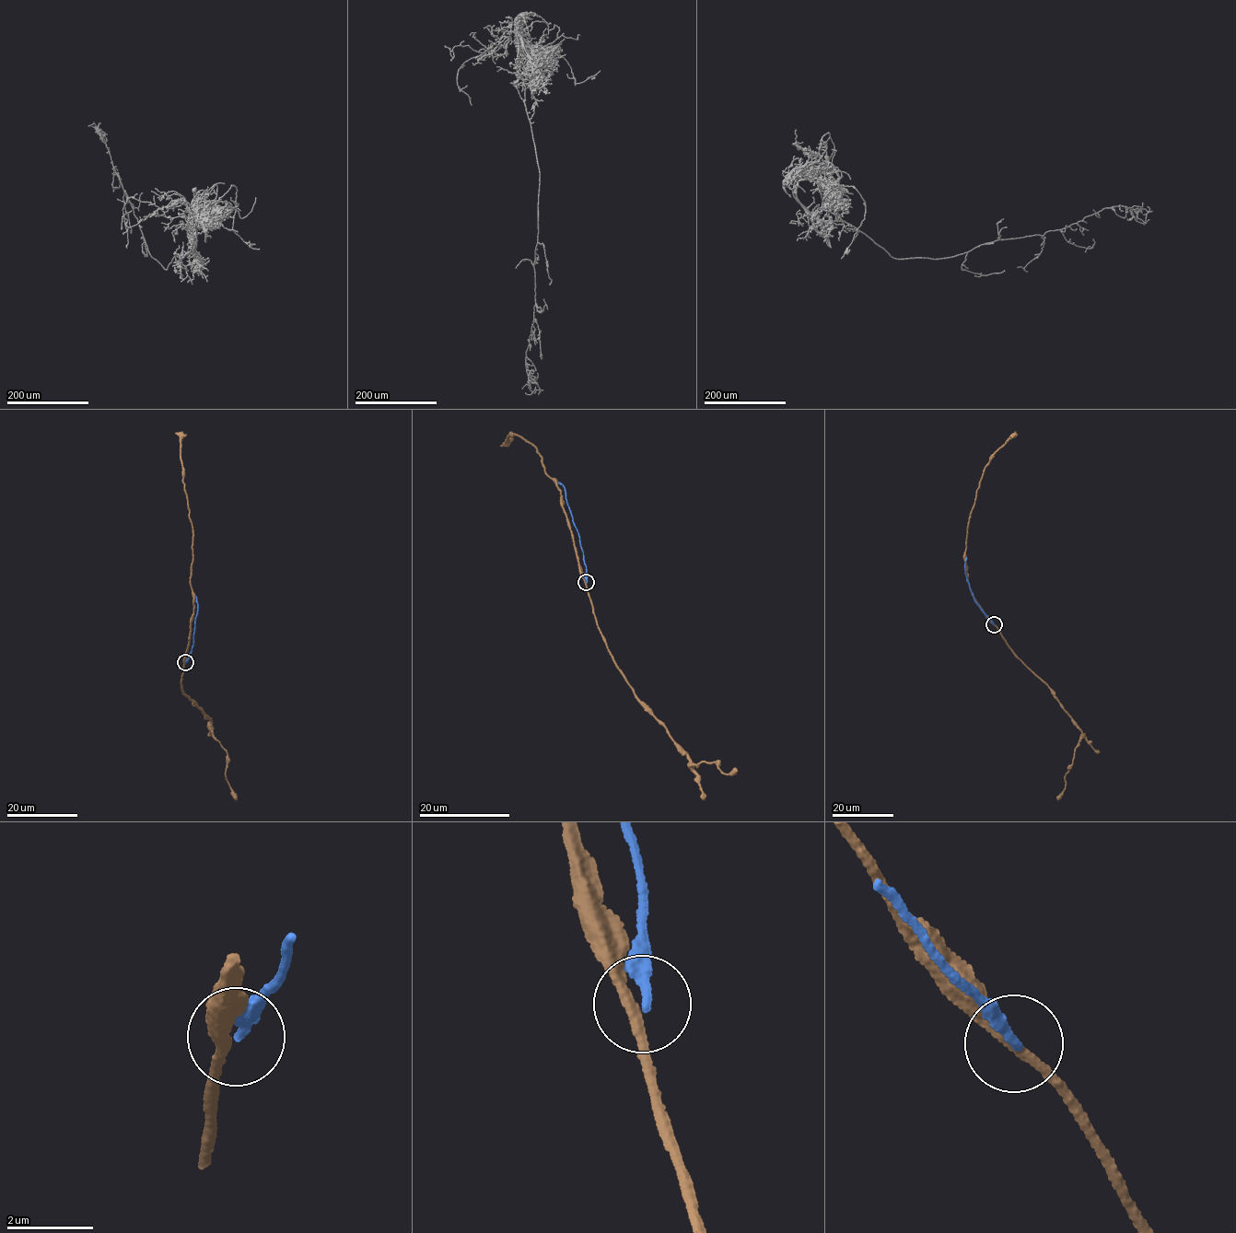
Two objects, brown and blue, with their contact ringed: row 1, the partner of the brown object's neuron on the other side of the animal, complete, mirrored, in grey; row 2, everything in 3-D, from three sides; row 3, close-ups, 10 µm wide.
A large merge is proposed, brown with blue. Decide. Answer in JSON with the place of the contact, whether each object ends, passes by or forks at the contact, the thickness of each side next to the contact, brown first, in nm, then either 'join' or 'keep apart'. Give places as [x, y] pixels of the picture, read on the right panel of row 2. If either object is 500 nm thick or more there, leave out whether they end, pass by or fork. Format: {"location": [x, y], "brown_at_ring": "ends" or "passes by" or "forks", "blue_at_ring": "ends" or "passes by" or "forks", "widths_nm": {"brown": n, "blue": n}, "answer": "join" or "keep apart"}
{"location": [994, 624], "brown_at_ring": "passes by", "blue_at_ring": "ends", "widths_nm": {"brown": 240, "blue": 220}, "answer": "keep apart"}

